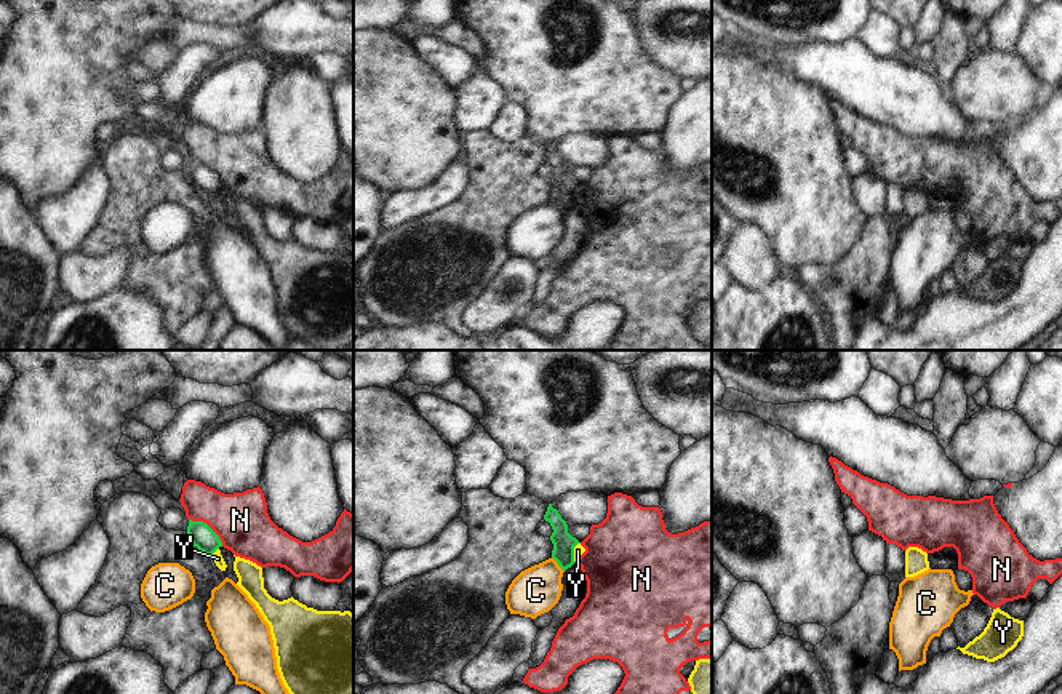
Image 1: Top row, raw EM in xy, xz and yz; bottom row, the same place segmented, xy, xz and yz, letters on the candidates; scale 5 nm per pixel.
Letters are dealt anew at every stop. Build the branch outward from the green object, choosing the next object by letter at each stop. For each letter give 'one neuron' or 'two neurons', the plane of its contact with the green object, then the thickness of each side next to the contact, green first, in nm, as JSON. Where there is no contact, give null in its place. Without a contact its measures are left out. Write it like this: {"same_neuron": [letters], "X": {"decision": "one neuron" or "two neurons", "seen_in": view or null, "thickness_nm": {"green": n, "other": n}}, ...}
{"same_neuron": [], "C": {"decision": "two neurons", "seen_in": "xz", "thickness_nm": {"green": 110, "other": 240}}, "N": {"decision": "two neurons", "seen_in": "xy", "thickness_nm": {"green": 120, "other": 280}}, "Y": {"decision": "two neurons", "seen_in": "xy", "thickness_nm": {"green": 120, "other": 50}}}

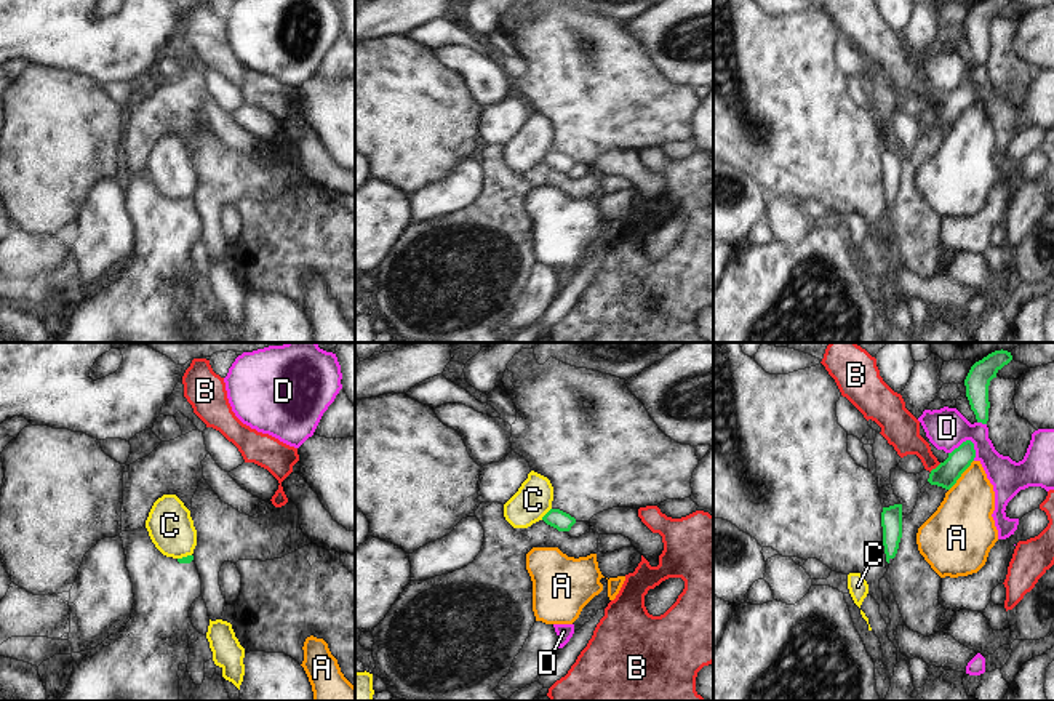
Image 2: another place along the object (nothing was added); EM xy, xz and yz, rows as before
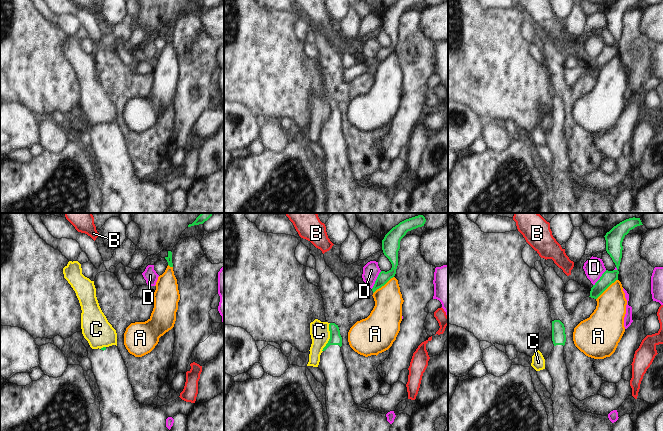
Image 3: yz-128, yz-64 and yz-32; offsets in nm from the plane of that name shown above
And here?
{"same_neuron": [], "A": {"decision": "two neurons", "seen_in": "yz", "thickness_nm": {"green": 120, "other": 300}}, "B": {"decision": "two neurons", "seen_in": "yz", "thickness_nm": {"green": 120, "other": 180}}, "C": {"decision": "two neurons", "seen_in": "xz", "thickness_nm": {"green": 90, "other": 190}}, "D": {"decision": "two neurons", "seen_in": "yz", "thickness_nm": {"green": 120, "other": 200}}}

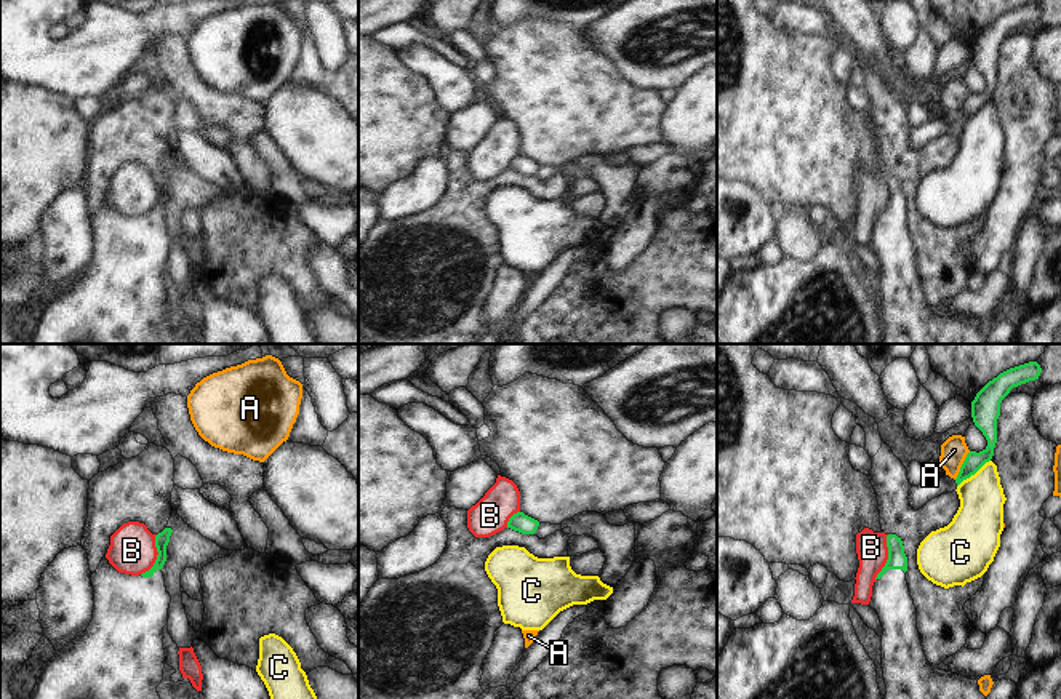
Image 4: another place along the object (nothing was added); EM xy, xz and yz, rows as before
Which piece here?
{"same_neuron": [], "A": {"decision": "two neurons", "seen_in": "yz", "thickness_nm": {"green": 100, "other": 140}}, "B": {"decision": "two neurons", "seen_in": "yz", "thickness_nm": {"green": 100, "other": 160}}, "C": {"decision": "two neurons", "seen_in": "yz", "thickness_nm": {"green": 90, "other": 260}}}

